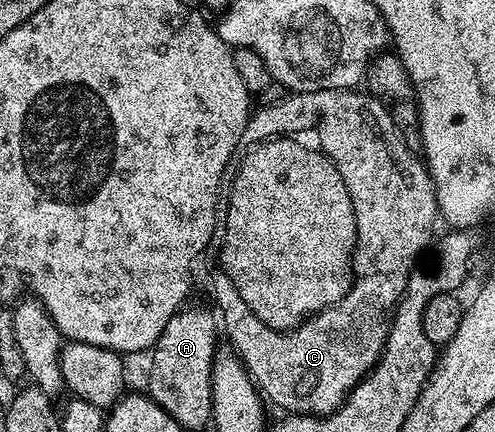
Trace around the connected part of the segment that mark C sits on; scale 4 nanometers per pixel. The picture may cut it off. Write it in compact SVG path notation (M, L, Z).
M327 89L313 93L292 93L284 100L257 108L249 116L248 125L242 131L241 146L251 147L262 141L270 141L281 135L304 135L307 129L320 125L319 148L329 157L346 183L346 191L354 207L356 220L356 250L352 252L354 280L348 293L337 305L331 305L314 317L309 317L294 329L281 331L272 329L238 295L238 287L219 267L199 274L198 285L208 289L210 296L220 308L218 321L222 333L232 340L231 348L244 362L244 368L252 376L256 388L269 402L273 401L288 415L327 415L336 412L360 381L372 372L384 353L384 345L392 331L396 308L404 298L414 263L421 260L420 252L432 241L432 228L438 225L436 192L432 178L428 176L425 162L415 152L407 149L406 143L394 127L389 106L364 91L350 89Z

